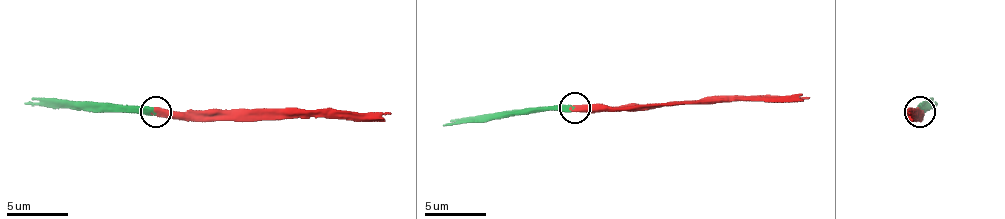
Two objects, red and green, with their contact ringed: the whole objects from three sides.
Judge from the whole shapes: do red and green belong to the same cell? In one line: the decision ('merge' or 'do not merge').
merge

